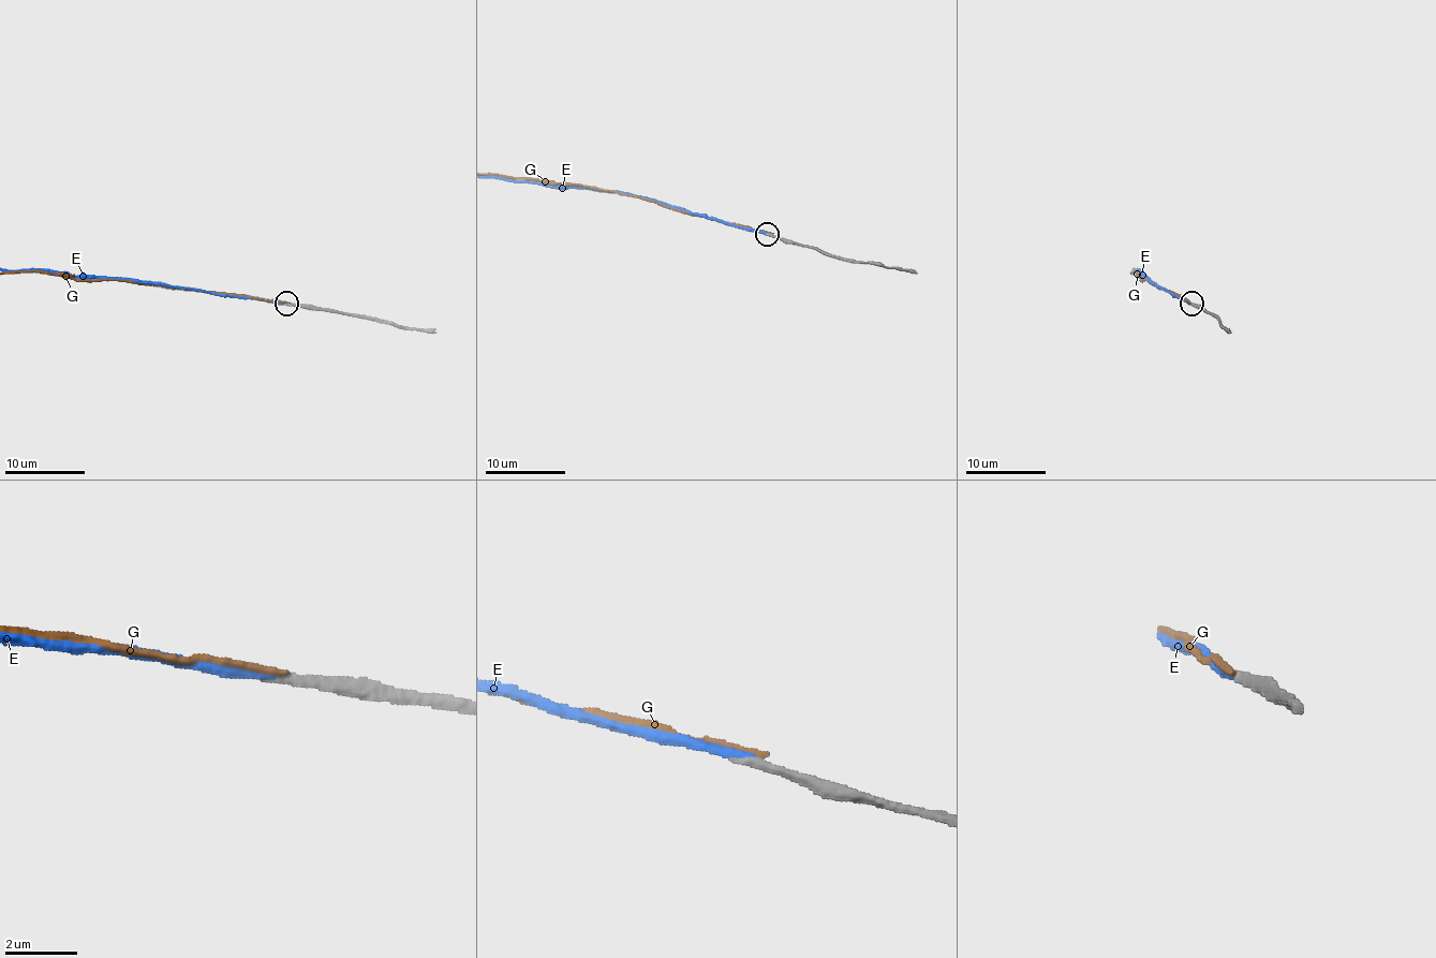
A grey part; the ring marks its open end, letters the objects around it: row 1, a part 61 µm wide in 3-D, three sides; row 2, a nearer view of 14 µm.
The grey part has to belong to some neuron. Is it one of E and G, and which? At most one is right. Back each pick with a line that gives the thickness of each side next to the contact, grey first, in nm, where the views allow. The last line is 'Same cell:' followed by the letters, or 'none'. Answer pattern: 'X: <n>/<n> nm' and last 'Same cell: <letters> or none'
E: 300/240 nm
Same cell: E

